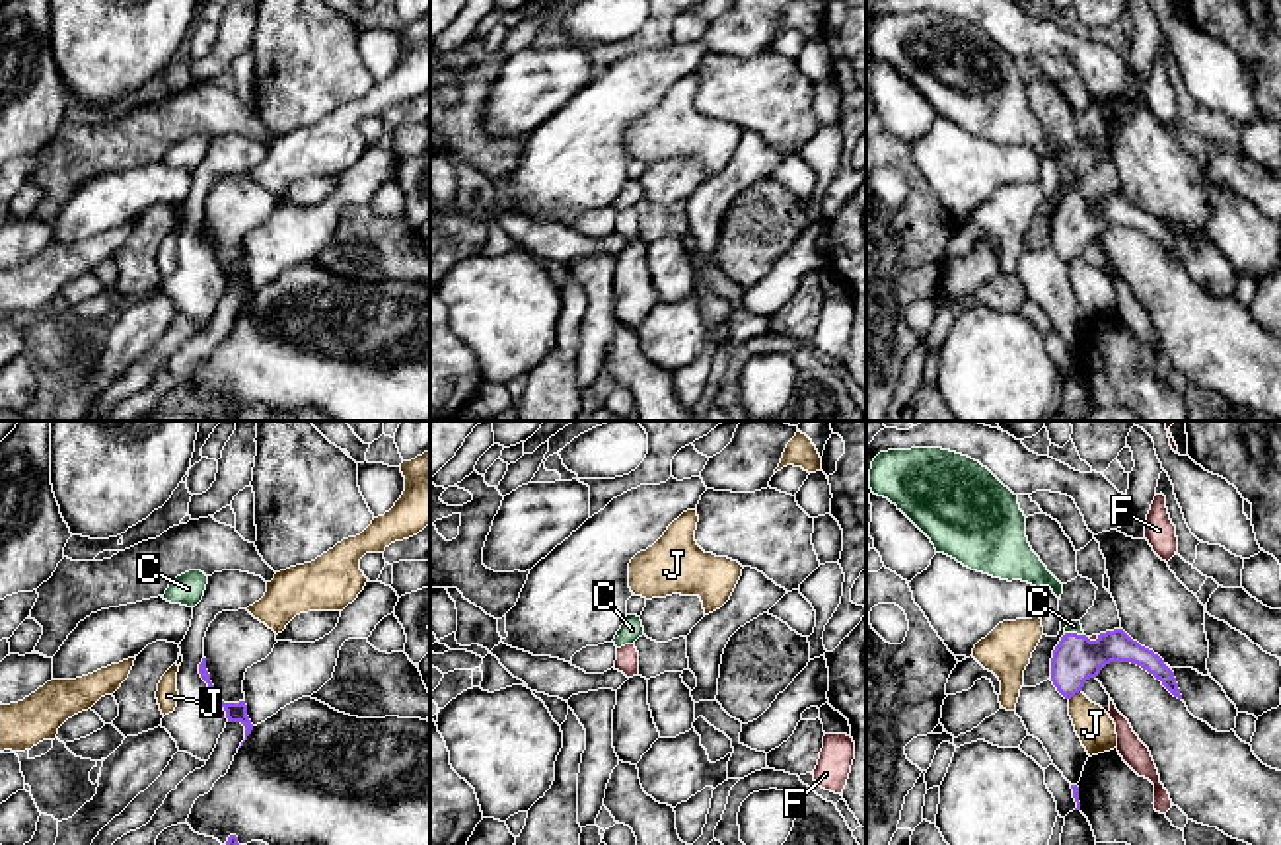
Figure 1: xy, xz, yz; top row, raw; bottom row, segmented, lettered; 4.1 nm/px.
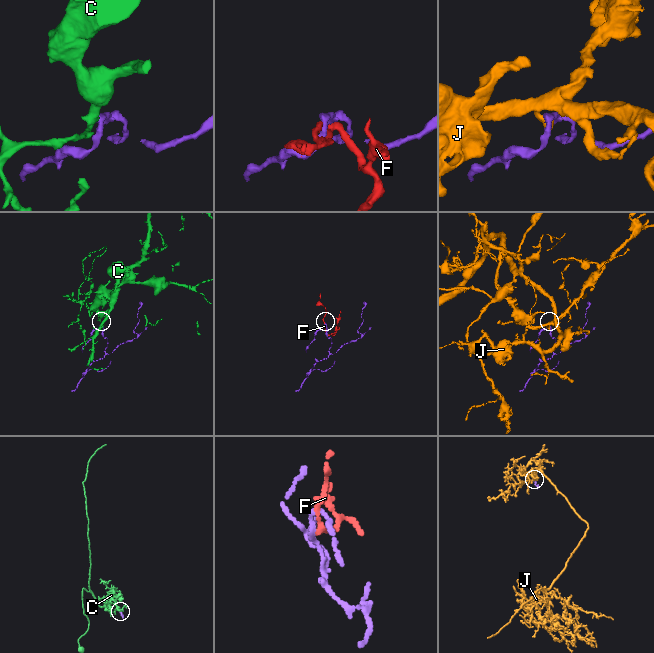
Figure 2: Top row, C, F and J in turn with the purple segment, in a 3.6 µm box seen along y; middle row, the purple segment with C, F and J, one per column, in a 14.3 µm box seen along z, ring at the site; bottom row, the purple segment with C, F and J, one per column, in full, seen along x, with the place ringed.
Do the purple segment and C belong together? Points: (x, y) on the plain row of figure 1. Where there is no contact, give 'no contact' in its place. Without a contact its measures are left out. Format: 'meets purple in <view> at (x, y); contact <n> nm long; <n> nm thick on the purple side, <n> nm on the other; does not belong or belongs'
meets purple in yz at (1075, 197); contact 80 nm long; 190 nm thick on the purple side, 50 nm on the other; belongs

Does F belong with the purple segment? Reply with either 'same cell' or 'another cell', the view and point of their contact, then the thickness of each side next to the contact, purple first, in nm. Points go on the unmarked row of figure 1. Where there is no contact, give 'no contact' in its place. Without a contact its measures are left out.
another cell; contact yz (1093, 205); calibres 190 and 20 nm

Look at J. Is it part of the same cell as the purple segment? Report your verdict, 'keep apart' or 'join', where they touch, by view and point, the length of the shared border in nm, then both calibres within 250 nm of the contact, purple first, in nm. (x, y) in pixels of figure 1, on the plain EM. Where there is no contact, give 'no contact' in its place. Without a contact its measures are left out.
keep apart | yz (1075, 256) | 70 nm | 190/160 nm

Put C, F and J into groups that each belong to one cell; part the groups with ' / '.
C / F / J

